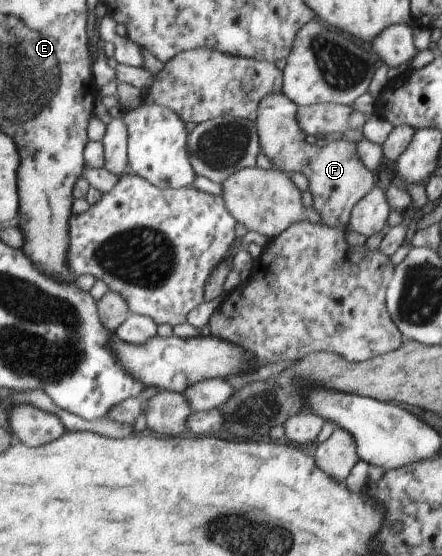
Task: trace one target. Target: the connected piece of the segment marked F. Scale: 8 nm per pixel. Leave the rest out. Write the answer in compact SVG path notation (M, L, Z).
M284 93L268 94L258 104L255 120L259 145L274 169L289 175L307 177L308 189L313 197L313 208L321 216L322 223L331 227L345 228L349 224L354 205L368 194L379 182L376 173L369 171L356 152L356 143L350 140L331 140L325 147L306 141L306 134L297 121L297 110Z

